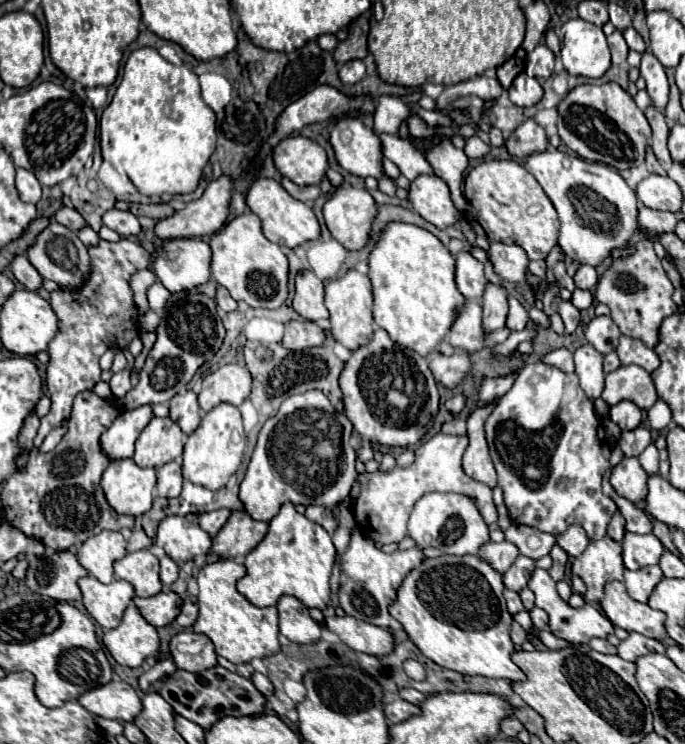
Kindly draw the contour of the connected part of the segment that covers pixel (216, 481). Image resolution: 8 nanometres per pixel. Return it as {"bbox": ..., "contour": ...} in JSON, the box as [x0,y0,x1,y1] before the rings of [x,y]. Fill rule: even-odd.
{"bbox":[182,403,246,491],"contour":[[[220,403],[212,411],[208,411],[202,417],[200,427],[188,435],[188,441],[184,445],[184,463],[182,463],[182,475],[186,481],[192,481],[196,485],[208,487],[212,491],[224,487],[228,479],[236,473],[242,453],[246,447],[246,435],[242,429],[242,417],[240,411],[230,403]]]}

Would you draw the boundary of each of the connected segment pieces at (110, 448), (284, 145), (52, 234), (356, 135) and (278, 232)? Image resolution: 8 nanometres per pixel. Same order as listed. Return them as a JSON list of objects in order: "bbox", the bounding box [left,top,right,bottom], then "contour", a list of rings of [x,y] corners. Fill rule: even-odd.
[{"bbox":[102,407,152,461],"contour":[[[138,407],[132,411],[122,411],[118,419],[102,433],[102,451],[110,461],[128,459],[134,455],[134,441],[140,431],[152,419],[152,407]]]},{"bbox":[272,135,328,185],"contour":[[[302,135],[282,139],[274,147],[272,159],[280,175],[296,185],[318,185],[328,169],[326,151]]]},{"bbox":[26,221,90,289],"contour":[[[50,221],[50,225],[36,235],[34,243],[26,251],[26,257],[44,279],[52,279],[62,289],[78,289],[90,273],[90,257],[88,257],[86,245],[78,239],[74,231],[70,231],[68,227],[62,227],[56,221]]]},{"bbox":[330,119,382,177],"contour":[[[340,119],[332,133],[330,133],[330,145],[334,149],[336,161],[340,163],[340,167],[344,167],[346,171],[350,171],[352,175],[358,177],[382,177],[382,151],[380,151],[380,139],[376,133],[372,133],[370,127],[364,125],[362,119]],[[342,129],[350,129],[352,131],[352,141],[350,143],[342,143],[340,139],[340,131]]]},{"bbox":[246,177,320,247],"contour":[[[260,177],[252,183],[248,195],[246,195],[246,205],[250,207],[252,213],[256,213],[262,221],[262,233],[266,235],[268,241],[276,243],[276,245],[284,245],[284,247],[298,247],[306,241],[312,241],[312,239],[318,239],[320,235],[320,225],[318,225],[318,219],[316,215],[312,213],[312,209],[294,199],[278,181],[274,179],[266,179],[266,177]]]}]

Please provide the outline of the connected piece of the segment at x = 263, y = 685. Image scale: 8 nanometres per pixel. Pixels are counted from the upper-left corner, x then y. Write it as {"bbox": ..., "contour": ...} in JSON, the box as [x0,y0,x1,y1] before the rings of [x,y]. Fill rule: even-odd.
{"bbox":[252,673,274,695],"contour":[[[254,673],[252,675],[252,683],[256,685],[256,689],[262,693],[262,695],[272,695],[274,692],[274,686],[271,683],[270,679],[262,673]]]}

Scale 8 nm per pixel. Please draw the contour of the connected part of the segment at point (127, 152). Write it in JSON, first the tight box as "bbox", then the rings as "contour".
{"bbox":[100,47,216,197],"contour":[[[152,47],[130,53],[120,87],[100,117],[100,147],[104,161],[122,167],[136,189],[149,197],[162,193],[192,193],[216,147],[216,115],[200,97],[198,75],[186,65],[172,65]]]}

